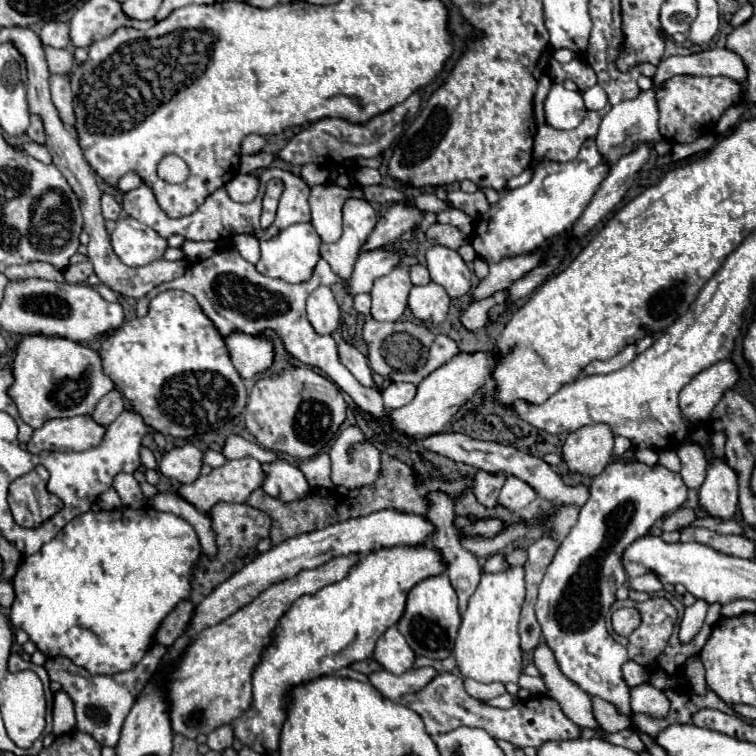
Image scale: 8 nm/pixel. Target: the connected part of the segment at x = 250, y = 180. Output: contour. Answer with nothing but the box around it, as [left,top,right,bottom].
[225,174,259,202]

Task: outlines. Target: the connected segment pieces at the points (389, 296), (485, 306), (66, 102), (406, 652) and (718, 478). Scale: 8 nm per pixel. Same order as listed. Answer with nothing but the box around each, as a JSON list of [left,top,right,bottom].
[[371,266,411,322],[461,290,509,330],[51,74,77,126],[373,626,415,674],[699,460,737,520]]

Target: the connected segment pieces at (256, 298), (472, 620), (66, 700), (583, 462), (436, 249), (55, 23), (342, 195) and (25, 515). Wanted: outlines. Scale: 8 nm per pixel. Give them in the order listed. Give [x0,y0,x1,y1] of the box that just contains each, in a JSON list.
[[137,248,389,420],[455,568,525,682],[53,690,75,736],[563,424,613,478],[427,246,471,298],[39,20,69,48],[311,182,363,242],[9,466,61,526]]

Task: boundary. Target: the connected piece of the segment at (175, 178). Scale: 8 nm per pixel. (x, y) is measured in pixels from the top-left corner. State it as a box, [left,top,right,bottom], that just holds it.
[157,154,189,184]

